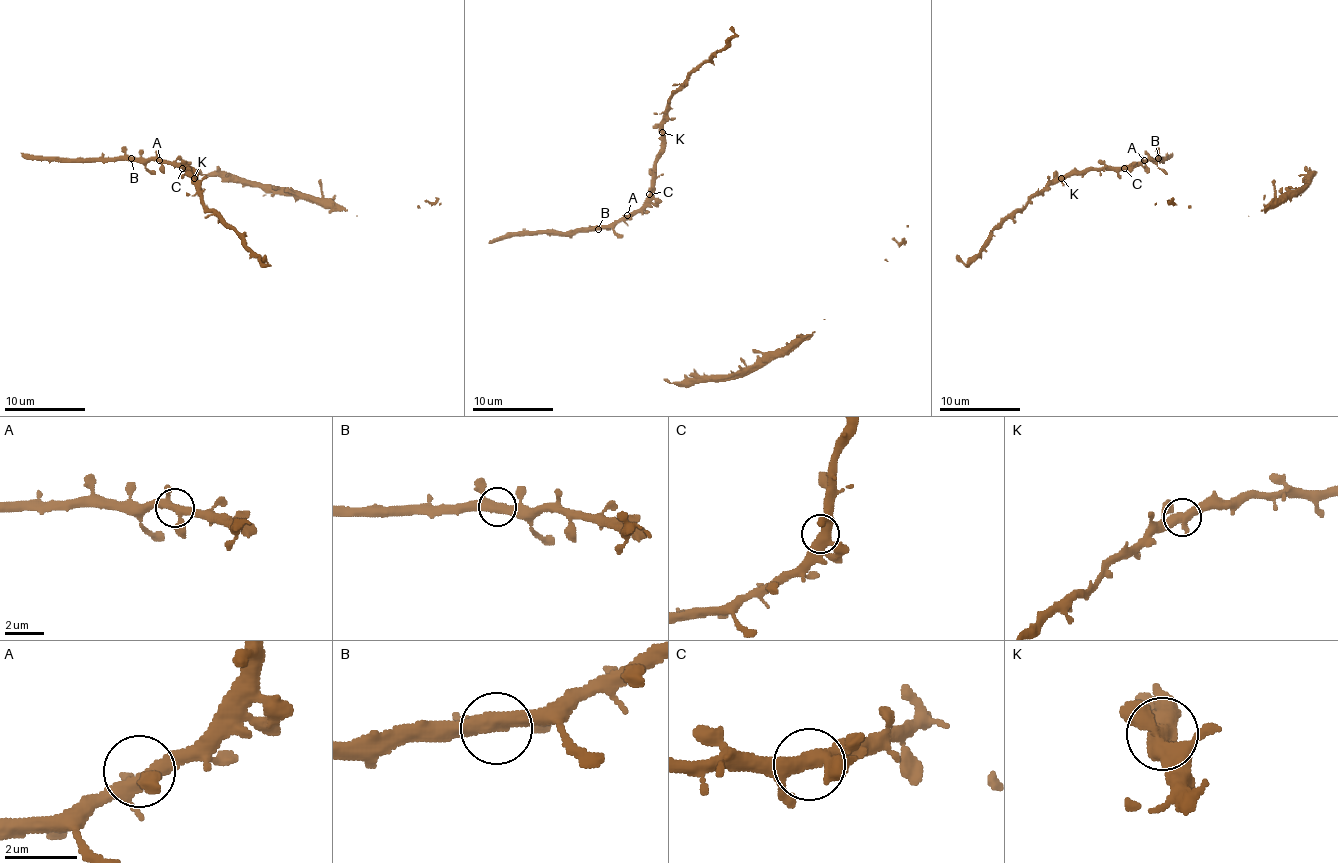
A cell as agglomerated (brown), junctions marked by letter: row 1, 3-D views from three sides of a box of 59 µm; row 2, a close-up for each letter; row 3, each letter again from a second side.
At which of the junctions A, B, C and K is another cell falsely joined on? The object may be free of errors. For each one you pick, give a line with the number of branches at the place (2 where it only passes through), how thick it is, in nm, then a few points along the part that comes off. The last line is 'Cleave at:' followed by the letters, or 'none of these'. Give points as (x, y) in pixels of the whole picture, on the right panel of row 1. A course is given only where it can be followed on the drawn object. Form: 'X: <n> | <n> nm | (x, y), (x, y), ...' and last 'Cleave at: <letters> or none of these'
Cleave at: none of these

